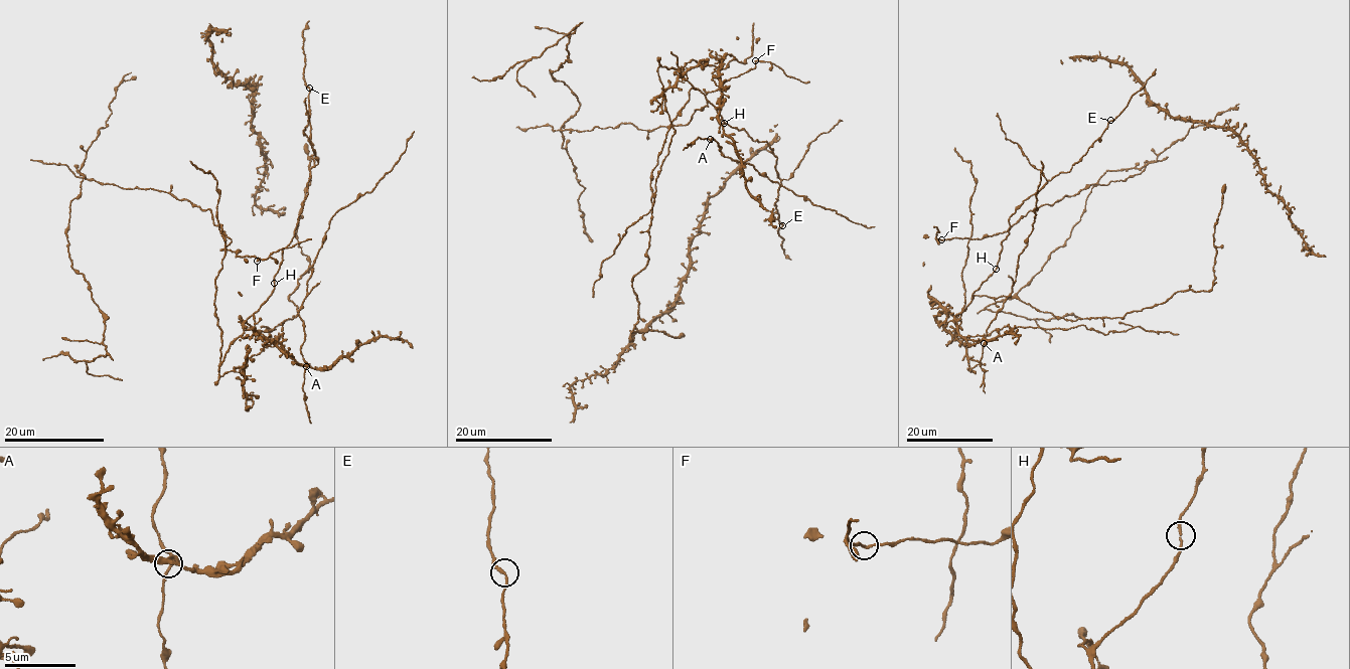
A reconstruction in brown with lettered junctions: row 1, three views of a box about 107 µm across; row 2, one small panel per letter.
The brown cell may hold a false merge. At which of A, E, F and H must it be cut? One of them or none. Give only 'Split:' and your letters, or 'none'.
Split: none

